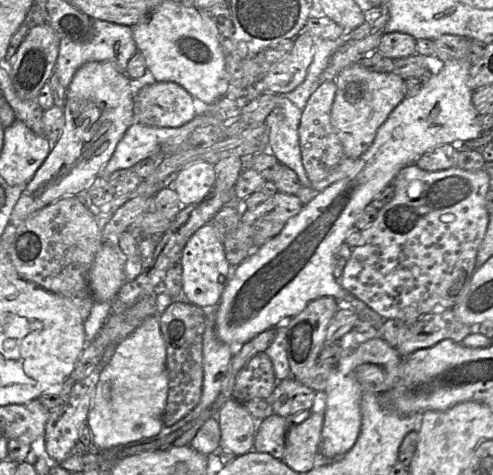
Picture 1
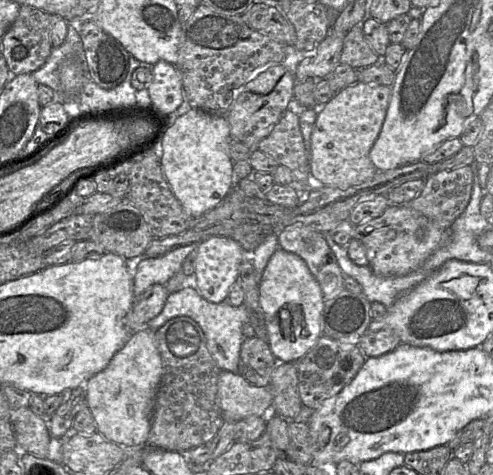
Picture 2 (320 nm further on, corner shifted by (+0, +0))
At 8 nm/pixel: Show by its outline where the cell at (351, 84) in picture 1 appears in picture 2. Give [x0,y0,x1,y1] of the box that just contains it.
[310,82,391,189]

